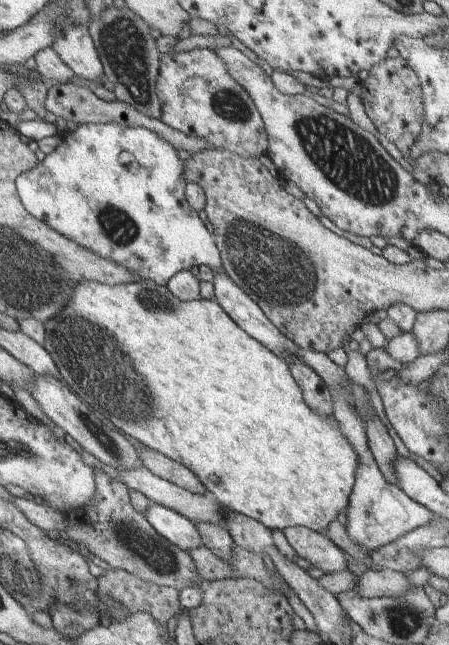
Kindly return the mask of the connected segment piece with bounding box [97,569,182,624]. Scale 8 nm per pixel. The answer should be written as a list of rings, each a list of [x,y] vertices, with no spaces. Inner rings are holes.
[[[114,569],[106,570],[102,576],[97,574],[98,580],[101,581],[101,587],[98,588],[98,598],[106,608],[110,608],[114,602],[122,604],[126,608],[125,615],[137,614],[138,612],[148,612],[156,618],[156,622],[166,624],[174,614],[180,612],[182,606],[179,601],[179,591],[172,587],[163,587],[144,579],[133,576],[127,570]]]

